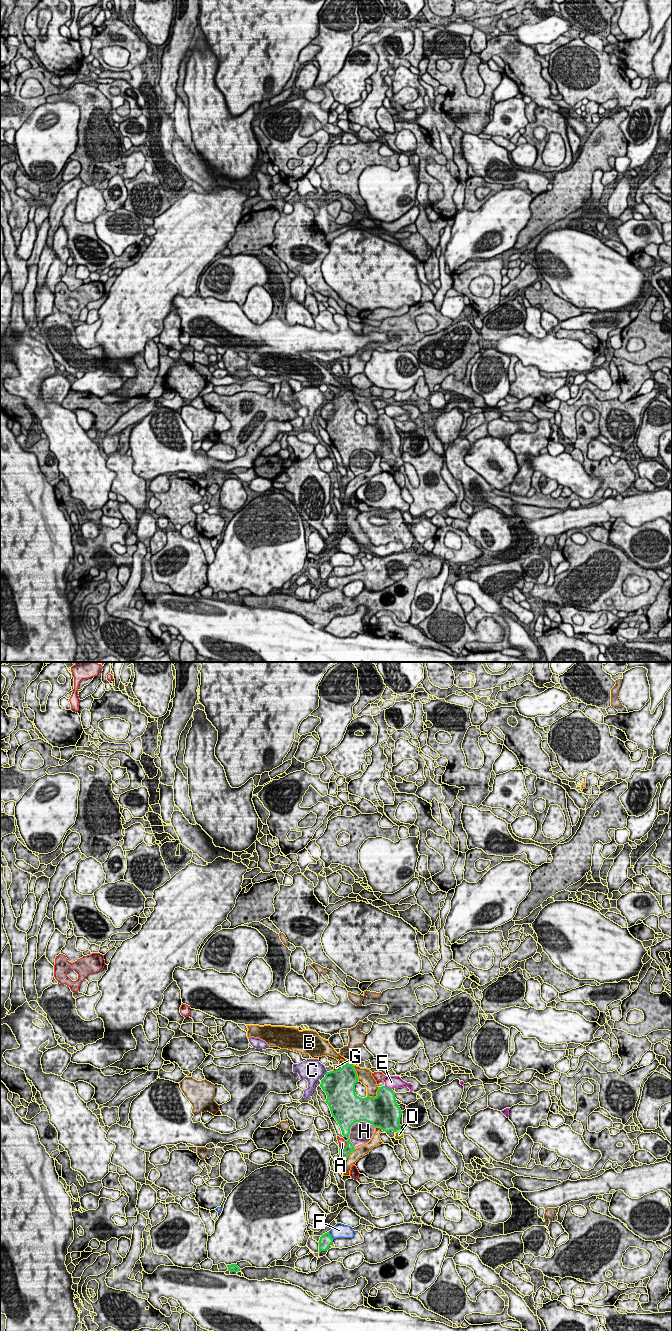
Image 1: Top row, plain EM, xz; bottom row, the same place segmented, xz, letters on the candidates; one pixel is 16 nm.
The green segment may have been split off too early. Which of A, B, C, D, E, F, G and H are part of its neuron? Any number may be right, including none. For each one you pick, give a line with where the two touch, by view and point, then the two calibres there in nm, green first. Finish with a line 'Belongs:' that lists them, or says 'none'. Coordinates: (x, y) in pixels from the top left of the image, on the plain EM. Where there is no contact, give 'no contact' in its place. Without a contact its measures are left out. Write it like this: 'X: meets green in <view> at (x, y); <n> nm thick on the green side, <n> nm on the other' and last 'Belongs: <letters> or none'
D: meets green in xz at (397, 458); 380 nm thick on the green side, 130 nm on the other
Belongs: D

